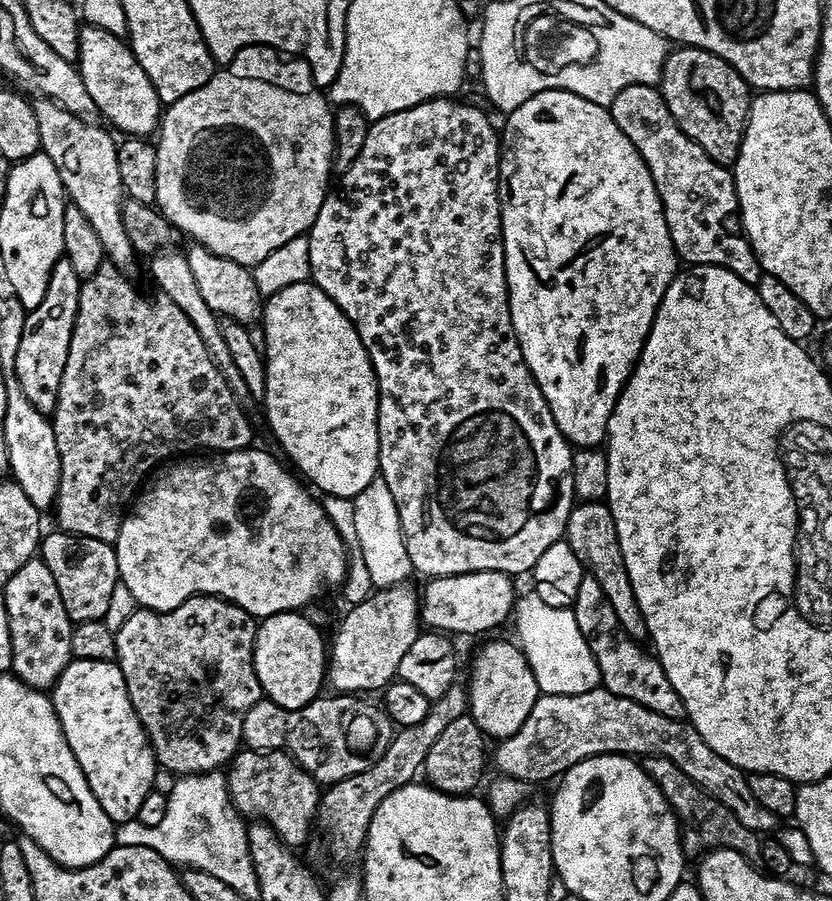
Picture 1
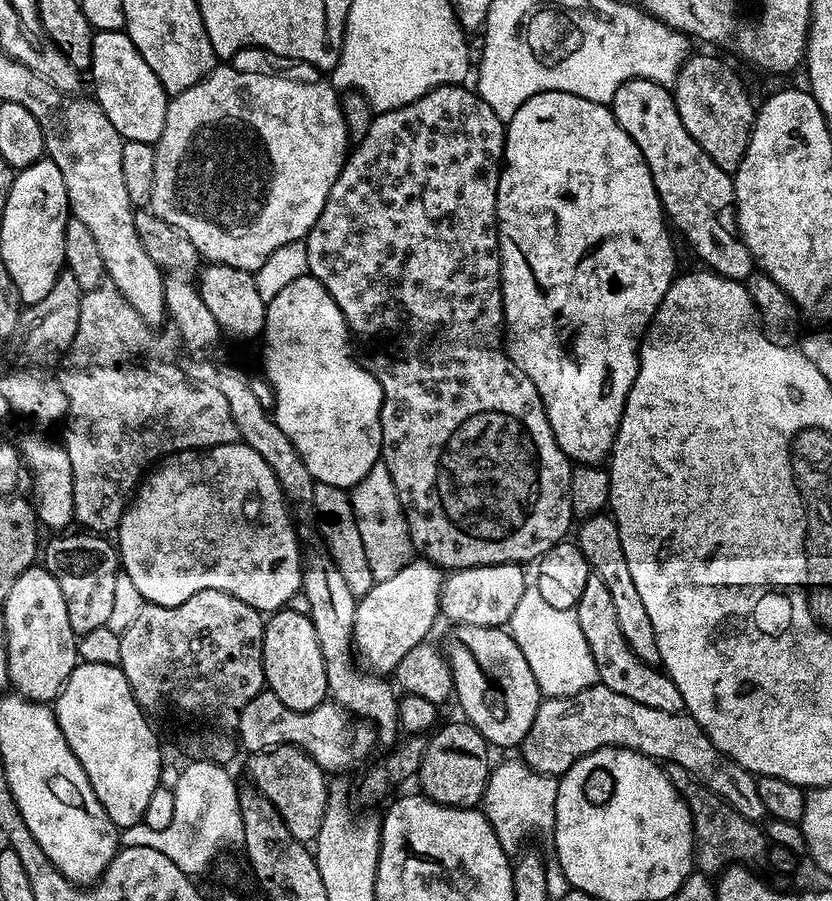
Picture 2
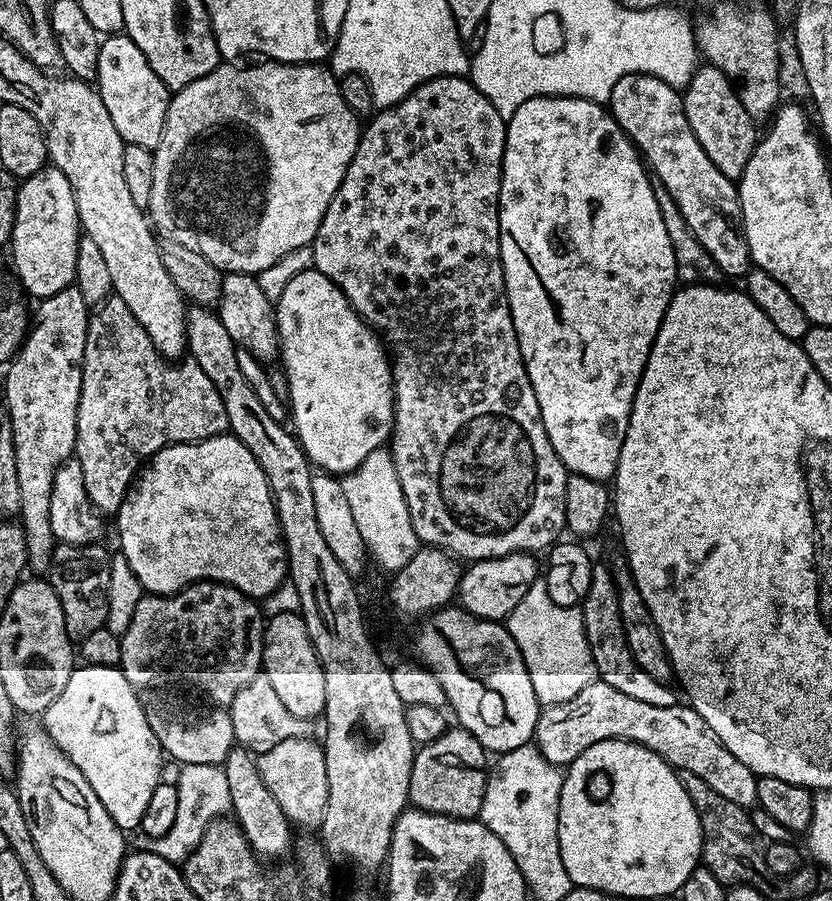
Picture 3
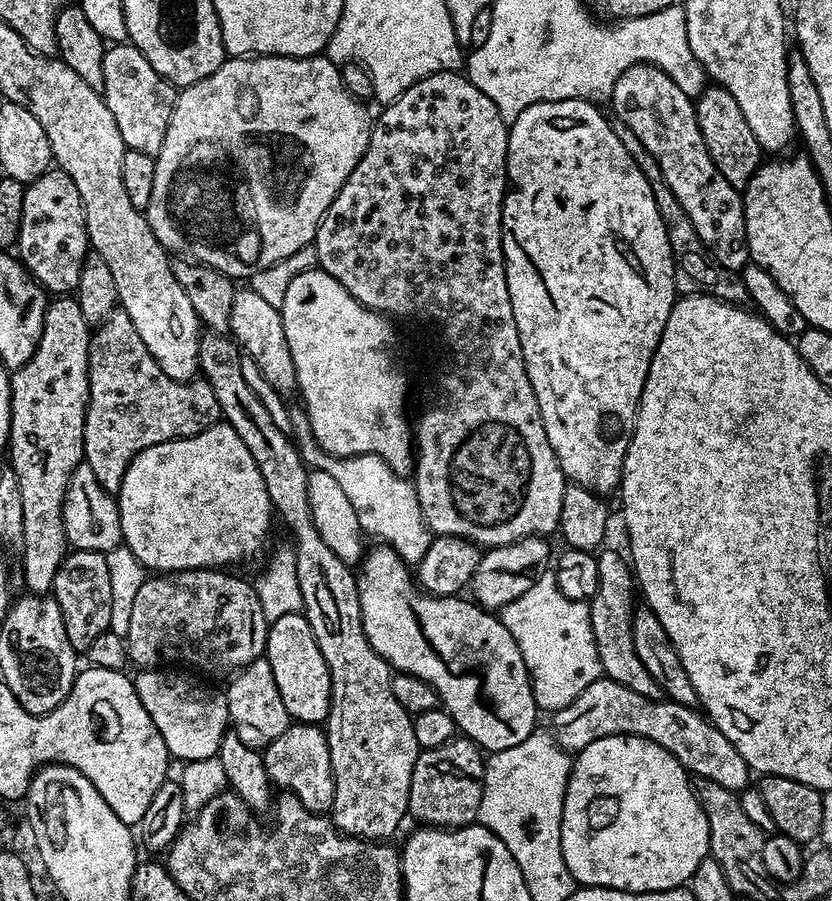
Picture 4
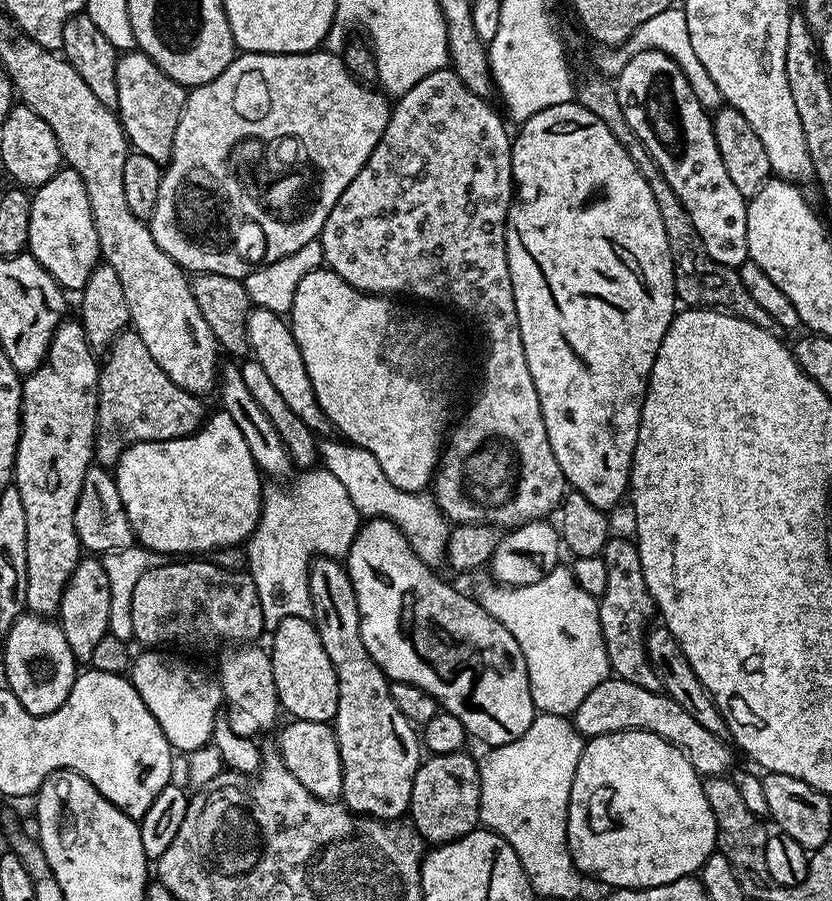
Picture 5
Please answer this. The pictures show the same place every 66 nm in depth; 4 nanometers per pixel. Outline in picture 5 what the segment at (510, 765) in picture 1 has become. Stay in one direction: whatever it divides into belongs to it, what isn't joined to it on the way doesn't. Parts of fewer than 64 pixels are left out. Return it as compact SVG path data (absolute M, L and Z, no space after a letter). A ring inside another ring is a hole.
M609 678L594 686L594 690L586 694L582 706L578 706L574 723L585 738L626 730L646 730L658 734L658 738L666 738L666 742L678 746L678 750L688 756L690 766L694 766L694 770L704 778L725 775L733 767L733 749L728 749L721 737L710 734L706 726L701 726L694 717L686 714L686 710L665 696L663 691L642 690L642 686L634 686L634 682Z

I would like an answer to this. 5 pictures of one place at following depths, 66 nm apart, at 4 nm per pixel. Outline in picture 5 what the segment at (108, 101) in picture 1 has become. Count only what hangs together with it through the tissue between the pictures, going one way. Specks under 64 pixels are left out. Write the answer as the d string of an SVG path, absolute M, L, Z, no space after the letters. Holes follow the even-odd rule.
M128 50L117 59L118 102L115 111L128 137L129 145L135 151L154 158L164 166L171 158L172 139L183 110L186 89L183 84L174 82L149 58L139 50Z

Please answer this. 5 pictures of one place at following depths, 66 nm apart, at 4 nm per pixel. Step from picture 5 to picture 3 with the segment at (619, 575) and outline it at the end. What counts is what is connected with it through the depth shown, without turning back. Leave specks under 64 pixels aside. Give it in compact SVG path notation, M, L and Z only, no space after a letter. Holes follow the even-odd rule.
M593 563L590 590L582 601L584 629L590 646L590 654L594 658L594 666L599 680L606 686L614 686L614 690L622 690L629 698L639 698L642 702L650 702L650 706L674 706L678 696L667 684L660 684L646 670L634 662L630 654L630 646L626 646L626 634L622 630L622 614L618 610L618 594L616 582L612 579L612 570L607 563Z

